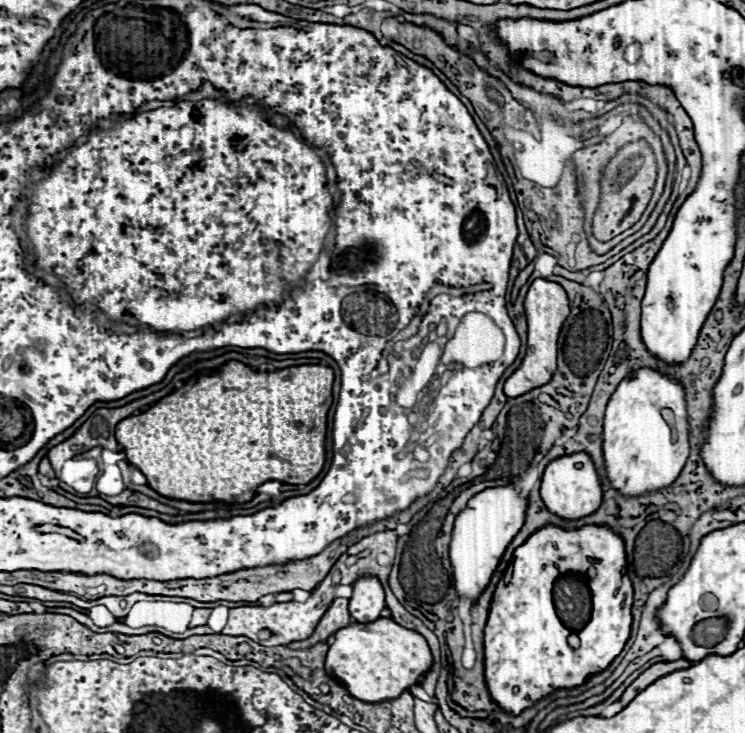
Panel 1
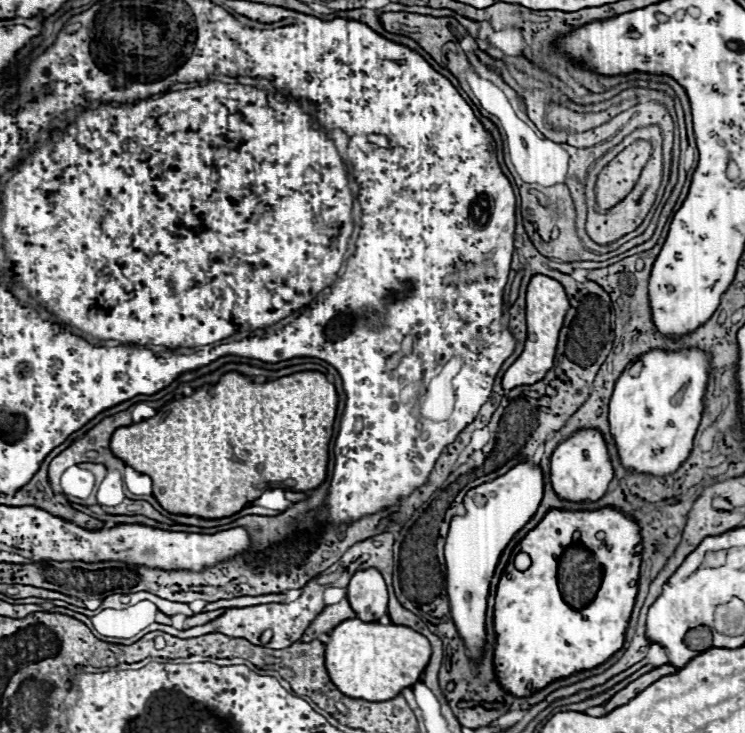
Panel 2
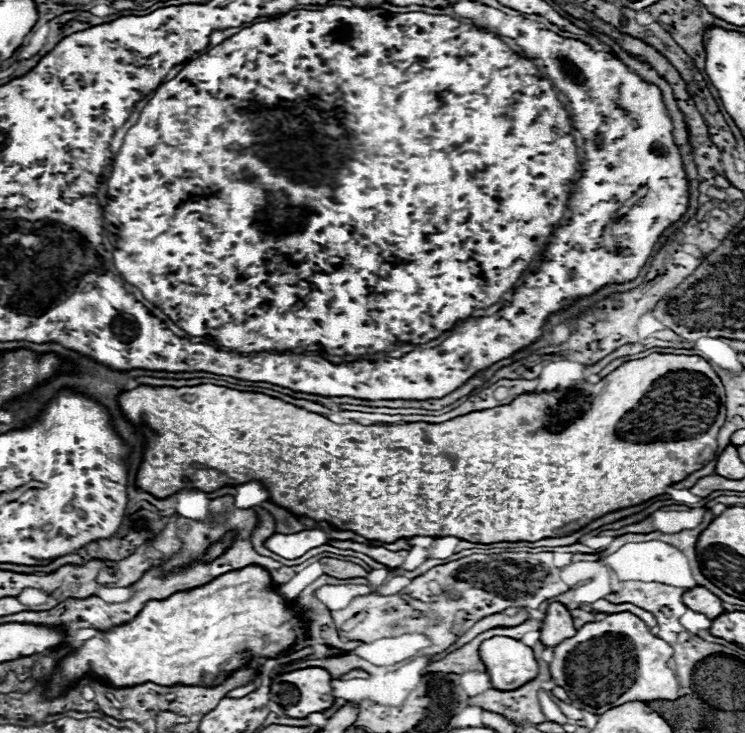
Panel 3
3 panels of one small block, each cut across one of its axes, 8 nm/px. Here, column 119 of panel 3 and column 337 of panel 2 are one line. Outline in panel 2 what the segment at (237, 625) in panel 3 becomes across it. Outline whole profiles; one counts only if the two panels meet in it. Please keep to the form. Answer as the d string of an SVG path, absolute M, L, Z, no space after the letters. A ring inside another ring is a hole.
M352 618L344 620L330 632L330 642L326 644L326 668L330 680L346 696L368 702L384 702L418 682L430 654L432 650L428 638L412 628Z

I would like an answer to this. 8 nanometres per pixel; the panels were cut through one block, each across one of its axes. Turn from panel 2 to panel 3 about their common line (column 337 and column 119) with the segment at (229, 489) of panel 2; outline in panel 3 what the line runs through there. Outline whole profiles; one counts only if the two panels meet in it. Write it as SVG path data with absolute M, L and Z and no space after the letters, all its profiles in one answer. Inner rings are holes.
M650 354L640 360L624 362L612 374L602 378L596 384L578 382L574 388L566 392L540 392L540 394L522 394L512 404L496 406L490 410L470 412L466 416L452 418L442 424L428 422L406 422L406 424L382 424L382 426L362 426L362 424L334 424L328 418L302 410L298 406L286 404L278 398L256 394L256 392L240 392L226 386L200 384L200 386L136 386L132 390L124 390L118 396L118 406L122 416L126 416L132 424L142 424L148 428L148 442L144 442L142 464L136 472L136 488L144 490L156 498L168 498L184 488L198 488L202 492L214 492L222 486L246 484L250 480L262 482L270 494L270 502L280 508L286 508L294 516L310 518L314 522L328 522L338 530L352 530L366 540L380 542L396 542L406 536L454 536L466 542L476 544L494 544L494 542L536 542L542 538L568 536L586 524L602 518L608 512L616 512L622 508L630 508L642 504L654 496L662 496L668 486L684 480L688 474L700 470L706 462L716 456L716 436L726 420L726 390L712 370L712 366L700 356L676 356L676 354Z

